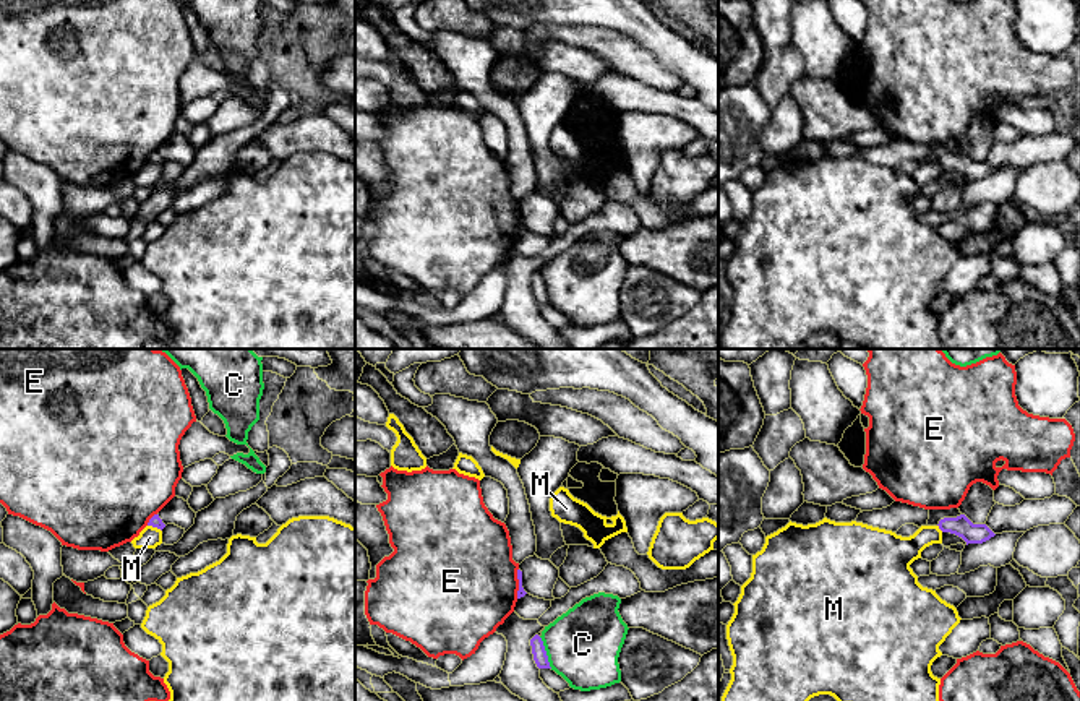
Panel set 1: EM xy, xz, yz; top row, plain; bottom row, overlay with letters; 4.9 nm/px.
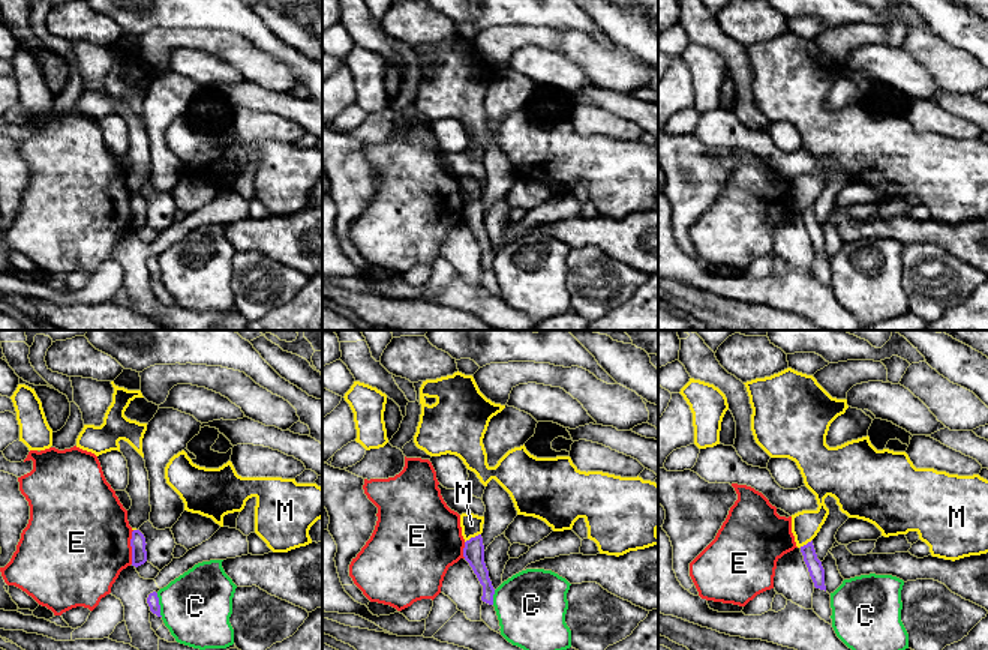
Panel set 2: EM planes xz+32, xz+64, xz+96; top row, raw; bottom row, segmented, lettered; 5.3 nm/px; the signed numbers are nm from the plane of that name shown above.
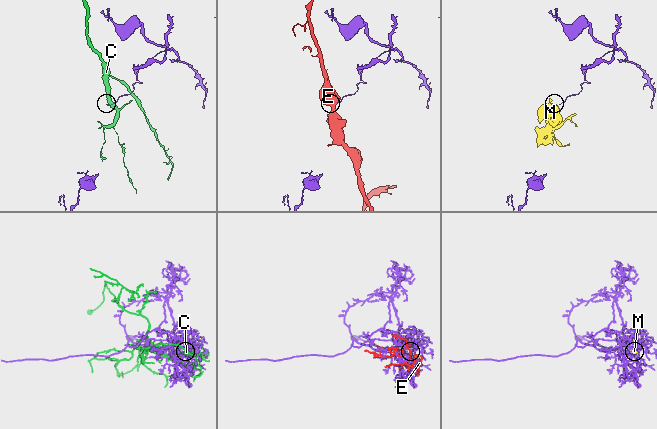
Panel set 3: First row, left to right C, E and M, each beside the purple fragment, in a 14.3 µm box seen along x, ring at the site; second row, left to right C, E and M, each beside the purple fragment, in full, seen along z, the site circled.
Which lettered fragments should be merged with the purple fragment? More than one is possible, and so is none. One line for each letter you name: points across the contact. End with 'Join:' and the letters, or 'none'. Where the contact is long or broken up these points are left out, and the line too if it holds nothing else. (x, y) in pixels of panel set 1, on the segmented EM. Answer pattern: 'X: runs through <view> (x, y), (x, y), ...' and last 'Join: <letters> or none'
Join: none

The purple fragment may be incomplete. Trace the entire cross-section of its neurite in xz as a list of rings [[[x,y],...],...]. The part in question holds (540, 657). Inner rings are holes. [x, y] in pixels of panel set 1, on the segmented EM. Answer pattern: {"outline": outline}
{"outline": [[[535,634],[530,639],[530,646],[532,646],[532,654],[534,654],[534,660],[537,664],[538,669],[551,669],[550,662],[548,662],[548,656],[543,646],[543,641],[538,634]]]}

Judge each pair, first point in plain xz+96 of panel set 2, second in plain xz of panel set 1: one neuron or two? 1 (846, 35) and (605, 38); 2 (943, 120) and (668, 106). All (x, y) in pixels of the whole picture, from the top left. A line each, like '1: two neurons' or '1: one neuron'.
1: one neuron
2: two neurons

